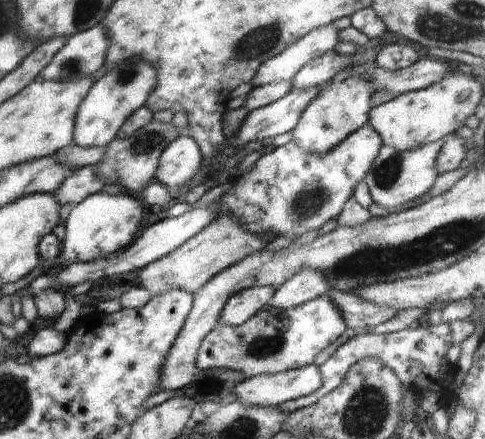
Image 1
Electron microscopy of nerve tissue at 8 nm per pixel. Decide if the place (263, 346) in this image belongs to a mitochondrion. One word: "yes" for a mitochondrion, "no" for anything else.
yes

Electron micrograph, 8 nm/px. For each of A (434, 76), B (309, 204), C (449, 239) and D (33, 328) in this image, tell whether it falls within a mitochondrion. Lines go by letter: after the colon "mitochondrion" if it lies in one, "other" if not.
A: other
B: mitochondrion
C: mitochondrion
D: other

